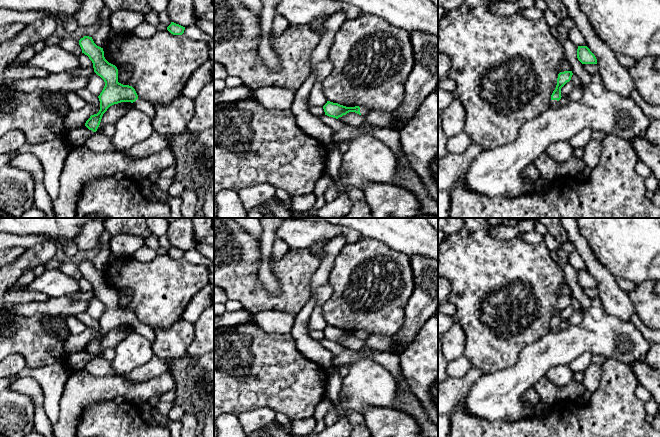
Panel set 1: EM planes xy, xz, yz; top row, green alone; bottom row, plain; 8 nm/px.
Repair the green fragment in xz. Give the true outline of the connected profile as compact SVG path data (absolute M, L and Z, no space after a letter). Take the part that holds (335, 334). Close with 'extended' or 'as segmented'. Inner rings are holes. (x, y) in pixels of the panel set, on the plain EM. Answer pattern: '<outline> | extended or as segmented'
M327 325L327 327L323 330L323 333L325 339L336 343L342 341L343 339L346 339L349 336L355 336L359 339L362 339L363 341L365 341L368 337L371 336L368 331L362 331L362 330L346 331L330 325Z | extended

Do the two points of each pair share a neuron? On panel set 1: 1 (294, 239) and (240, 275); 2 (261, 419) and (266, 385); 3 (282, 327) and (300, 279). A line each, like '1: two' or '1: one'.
1: two
2: two
3: two

